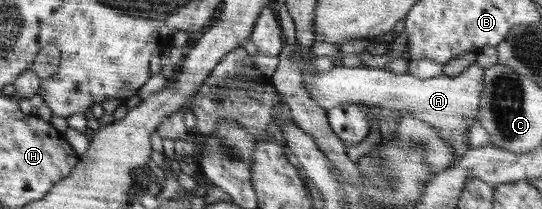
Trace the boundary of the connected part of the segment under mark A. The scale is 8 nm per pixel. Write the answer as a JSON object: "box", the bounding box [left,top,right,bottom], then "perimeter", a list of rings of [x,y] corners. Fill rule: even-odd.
{"box":[302,62,484,148],"perimeter":[[[477,62],[470,64],[461,74],[450,77],[443,74],[433,78],[420,79],[409,73],[397,75],[384,68],[369,67],[333,67],[329,71],[306,70],[302,67],[302,83],[309,96],[324,109],[335,108],[345,103],[367,104],[370,107],[378,106],[384,111],[415,111],[415,115],[429,124],[435,125],[446,140],[452,140],[453,148],[461,144],[469,144],[469,130],[473,120],[477,118],[480,109],[480,98],[484,85],[484,69]]]}

